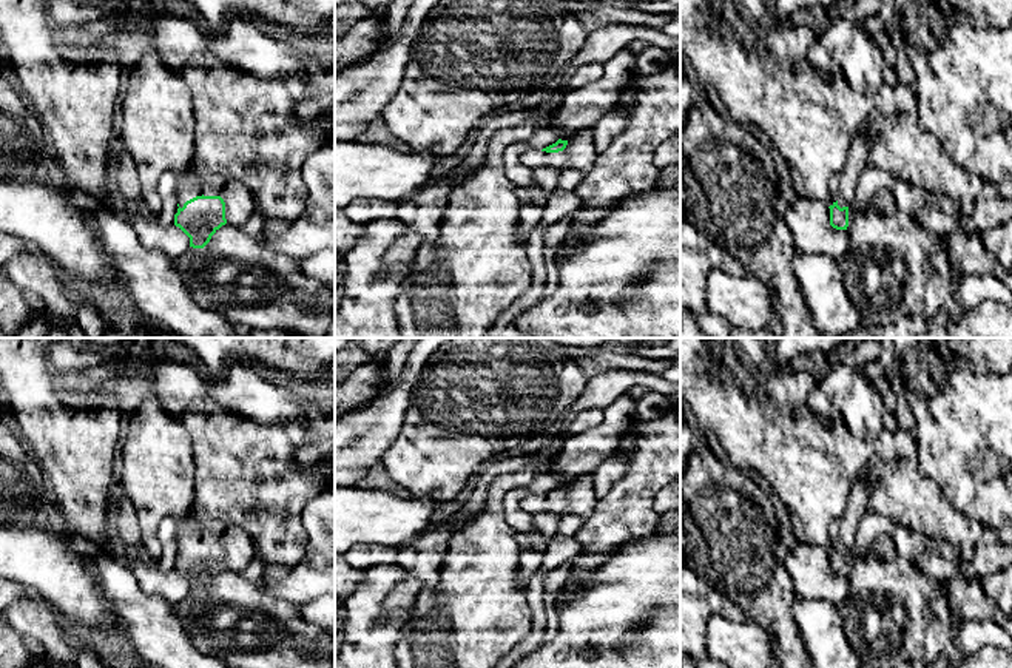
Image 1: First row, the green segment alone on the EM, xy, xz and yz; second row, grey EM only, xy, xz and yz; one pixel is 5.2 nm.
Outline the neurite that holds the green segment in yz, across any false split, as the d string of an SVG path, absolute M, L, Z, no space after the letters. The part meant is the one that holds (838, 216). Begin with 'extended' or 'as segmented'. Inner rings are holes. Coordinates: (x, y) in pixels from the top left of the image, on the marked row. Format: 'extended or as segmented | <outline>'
extended | M867 130L859 131L848 150L845 167L839 173L838 201L828 207L830 225L836 230L847 230L848 227L847 205L852 202L855 196L859 176L869 168L870 148L870 133Z

